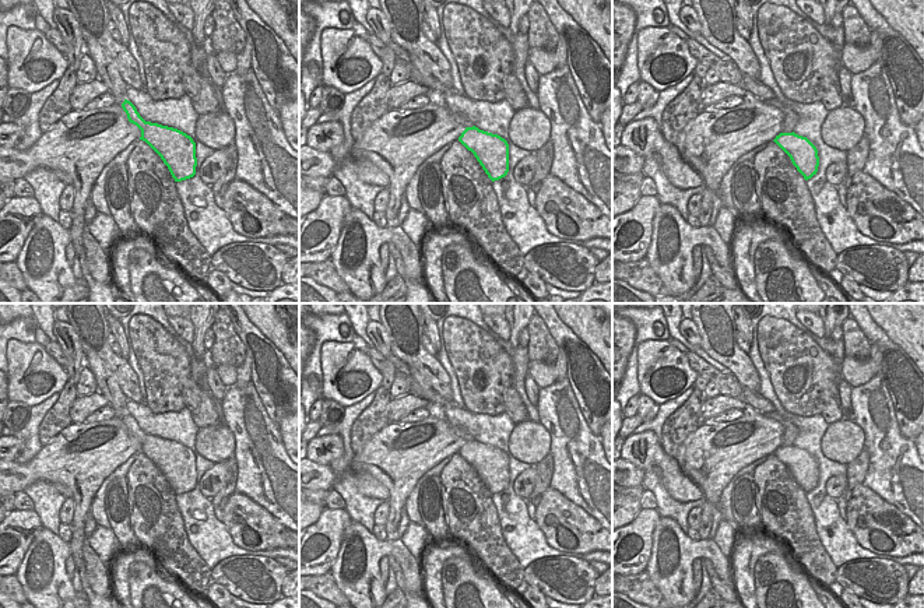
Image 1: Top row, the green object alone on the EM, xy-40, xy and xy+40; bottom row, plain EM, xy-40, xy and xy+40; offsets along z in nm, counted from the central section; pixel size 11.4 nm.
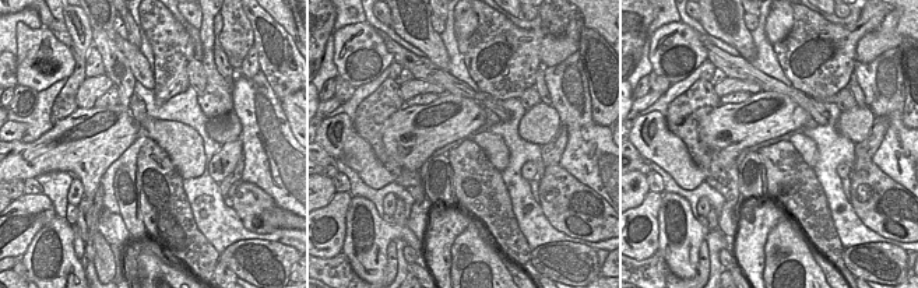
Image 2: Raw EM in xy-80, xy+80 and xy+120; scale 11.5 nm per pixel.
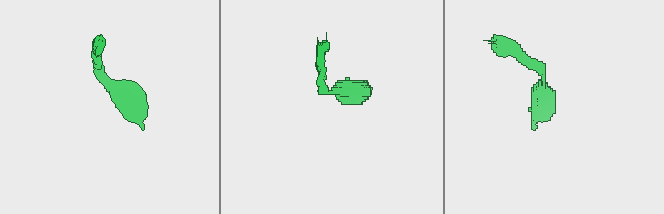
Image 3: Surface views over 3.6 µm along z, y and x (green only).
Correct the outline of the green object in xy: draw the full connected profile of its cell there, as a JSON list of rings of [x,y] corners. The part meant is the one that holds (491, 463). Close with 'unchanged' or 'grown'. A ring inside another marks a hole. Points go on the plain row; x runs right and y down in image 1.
[[[465,440],[459,454],[474,467],[488,491],[495,495],[509,485],[509,457],[498,447]]] | unchanged

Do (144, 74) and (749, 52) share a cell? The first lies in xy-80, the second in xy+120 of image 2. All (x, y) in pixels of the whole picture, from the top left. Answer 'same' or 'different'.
same

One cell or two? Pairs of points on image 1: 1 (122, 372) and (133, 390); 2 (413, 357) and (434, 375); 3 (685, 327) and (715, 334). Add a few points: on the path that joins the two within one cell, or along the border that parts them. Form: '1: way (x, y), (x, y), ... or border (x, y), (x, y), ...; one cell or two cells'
1: way (126, 376), (129, 386); one cell
2: way (418, 359), (428, 369); one cell
3: border (691, 319), (698, 330), (701, 345); two cells

